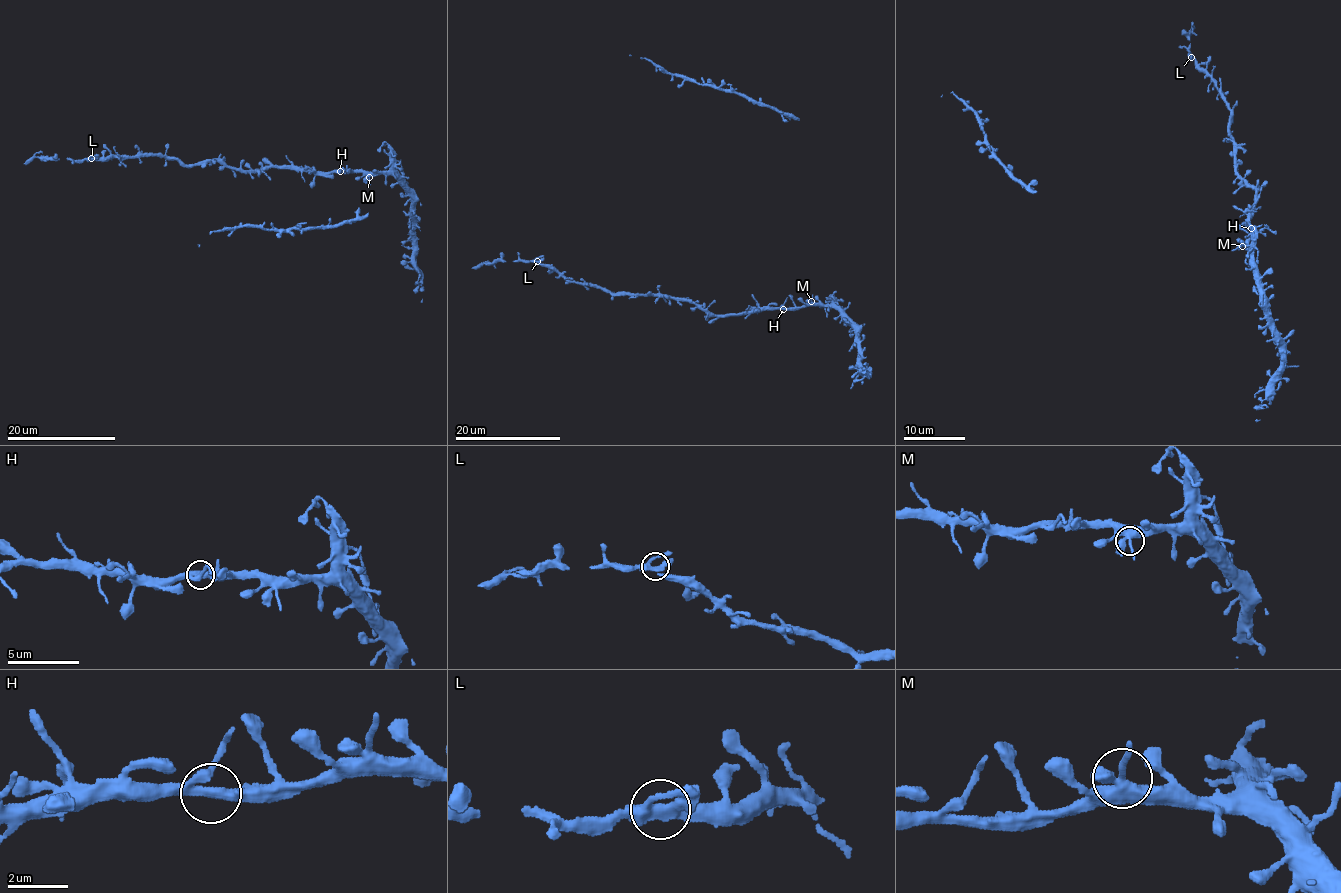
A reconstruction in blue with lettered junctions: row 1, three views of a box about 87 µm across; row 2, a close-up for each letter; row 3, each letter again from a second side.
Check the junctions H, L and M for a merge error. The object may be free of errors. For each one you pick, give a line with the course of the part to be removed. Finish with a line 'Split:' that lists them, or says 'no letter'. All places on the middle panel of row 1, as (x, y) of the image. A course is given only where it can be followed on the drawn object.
Split: no letter

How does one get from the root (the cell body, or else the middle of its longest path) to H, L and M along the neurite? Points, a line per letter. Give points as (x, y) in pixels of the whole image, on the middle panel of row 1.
H: (732, 314), (783, 309)
L: (732, 314), (709, 315), (688, 300), (657, 295), (614, 295), (600, 287), (566, 282), (554, 270), (537, 260)
M: (732, 314), (800, 308), (811, 301)

